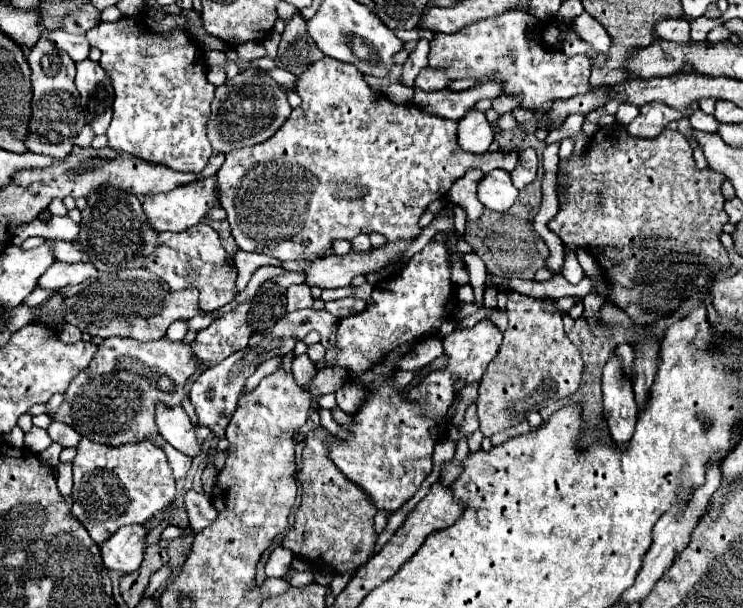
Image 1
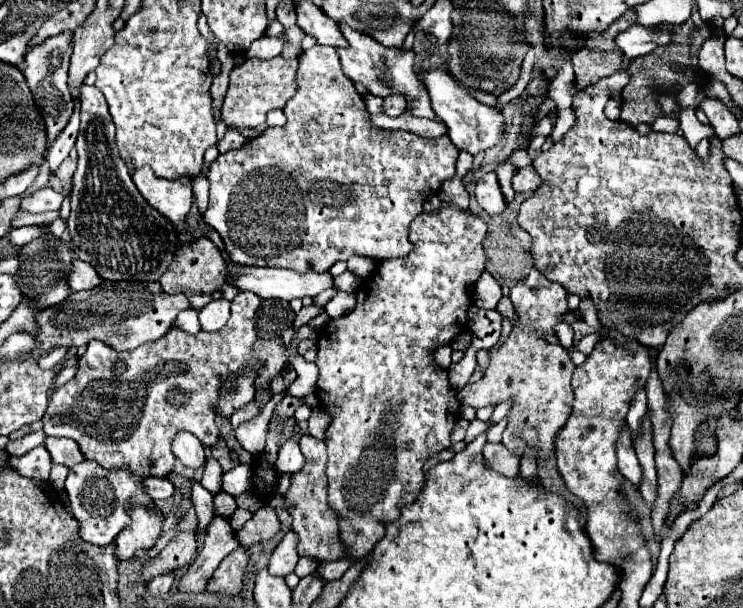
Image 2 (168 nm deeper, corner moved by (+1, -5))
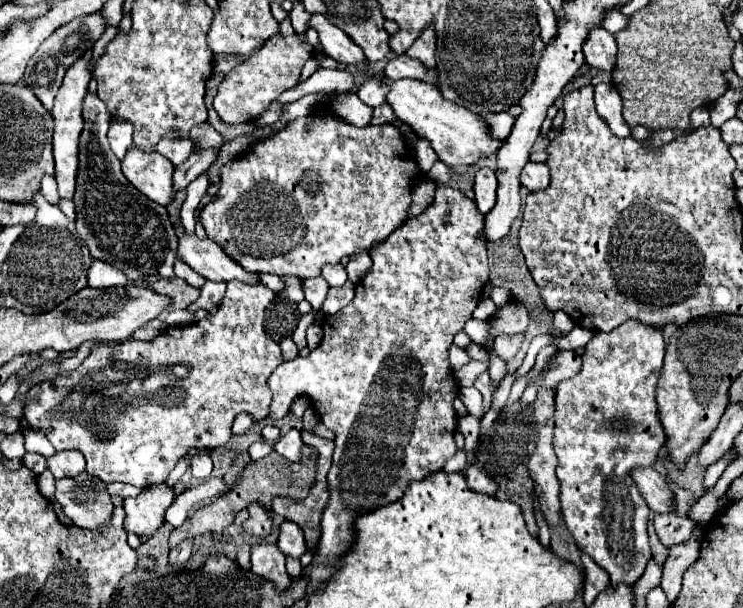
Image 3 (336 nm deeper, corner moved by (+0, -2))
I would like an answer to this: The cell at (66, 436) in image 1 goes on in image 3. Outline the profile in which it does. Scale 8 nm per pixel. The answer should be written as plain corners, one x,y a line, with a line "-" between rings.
59,451
47,457
47,467
55,479
75,477
85,471
85,457
79,451

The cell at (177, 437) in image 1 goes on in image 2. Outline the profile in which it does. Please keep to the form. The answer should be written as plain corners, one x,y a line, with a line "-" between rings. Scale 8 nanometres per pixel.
178,434
172,442
172,450
176,454
176,458
188,466
188,468
202,468
206,464
206,456
204,456
204,448
200,446
198,438
192,434

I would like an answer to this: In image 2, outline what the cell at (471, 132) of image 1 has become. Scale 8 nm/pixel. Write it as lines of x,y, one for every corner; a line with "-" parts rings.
430,68
428,72
422,72
422,82
430,94
432,110
448,126
448,138
452,140
452,144
458,150
478,154
478,152
484,152
484,150
500,144
502,134
504,134
504,116
500,110
478,102
474,96
468,94
468,90
458,86
454,82
454,78
442,68

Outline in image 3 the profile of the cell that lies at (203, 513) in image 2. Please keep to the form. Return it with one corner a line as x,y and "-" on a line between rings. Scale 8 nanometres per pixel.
229,281
225,299
219,305
217,313
211,315
211,317
205,317
205,319
201,319
197,323
191,323
187,327
167,327
161,335
157,335
151,341
125,341
125,343
119,343
115,347
95,345
91,349
91,353
85,357
85,361
75,371
59,375
53,381
41,381
29,391
29,397
35,397
37,403
29,403
25,407
27,423
35,429
41,429
57,451
63,451
63,449
81,451
87,459
87,473
97,475
105,483
121,481
121,483
129,483
129,485
135,485
135,487
147,487
147,485
163,483
167,479
167,475
177,467
179,459
185,457
189,451
193,451
193,449
211,451
211,449
217,449
217,447
225,445
231,439
231,425
233,425
233,419
235,419
237,413
247,411
255,417
255,421
263,421
269,415
271,391
267,387
267,379
279,367
279,363
283,363
283,351
281,351
279,343
275,343
263,329
263,315
265,315
267,305
273,301
273,297
275,297
275,293
269,287

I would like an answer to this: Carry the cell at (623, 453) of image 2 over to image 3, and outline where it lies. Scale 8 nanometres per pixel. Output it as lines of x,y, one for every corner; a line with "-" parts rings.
647,467
633,469
631,477
637,483
637,487
651,511
667,511
667,513
671,511
673,493
667,489
665,481
659,477
659,473
655,469
647,469

